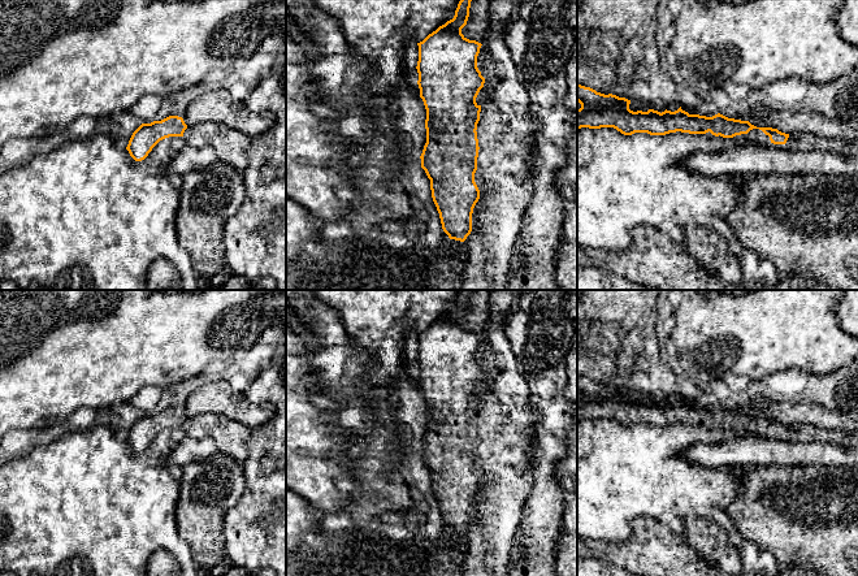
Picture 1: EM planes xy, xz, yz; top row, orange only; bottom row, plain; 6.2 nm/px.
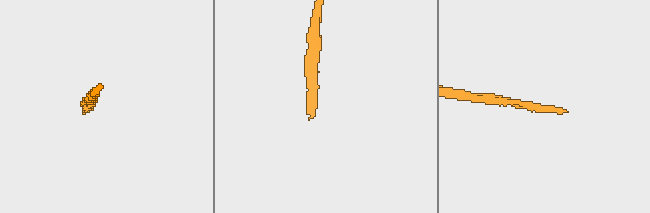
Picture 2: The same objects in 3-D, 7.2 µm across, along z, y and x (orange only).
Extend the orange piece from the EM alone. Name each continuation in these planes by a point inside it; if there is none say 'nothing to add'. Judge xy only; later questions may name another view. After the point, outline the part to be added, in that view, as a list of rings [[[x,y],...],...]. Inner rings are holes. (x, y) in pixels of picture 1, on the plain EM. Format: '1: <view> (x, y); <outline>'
1: xy (230, 437); [[[200,413],[188,417],[183,424],[183,430],[186,436],[194,438],[211,436],[217,445],[217,451],[233,456],[240,464],[246,460],[246,443],[252,429],[244,424],[218,413]]]

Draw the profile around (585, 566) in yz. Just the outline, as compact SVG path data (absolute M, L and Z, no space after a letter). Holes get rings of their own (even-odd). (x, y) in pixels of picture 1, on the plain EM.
M577 558L577 576L637 576L629 571L594 558Z

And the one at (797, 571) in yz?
M794 567L785 571L779 571L777 576L827 576L826 573L805 567Z

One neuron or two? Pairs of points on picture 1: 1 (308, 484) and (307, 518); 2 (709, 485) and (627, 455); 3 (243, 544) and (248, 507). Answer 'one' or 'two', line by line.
1: two
2: one
3: one

